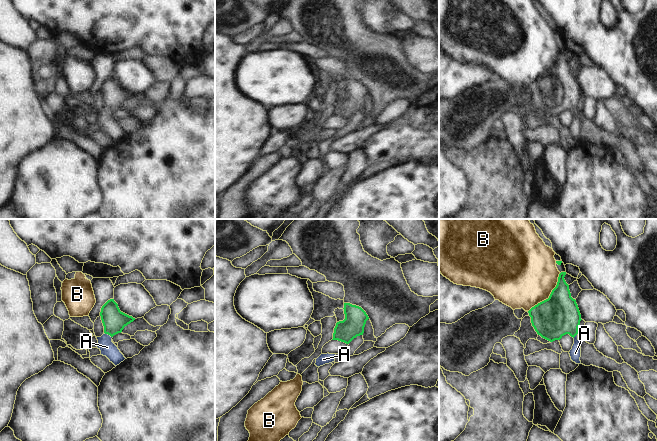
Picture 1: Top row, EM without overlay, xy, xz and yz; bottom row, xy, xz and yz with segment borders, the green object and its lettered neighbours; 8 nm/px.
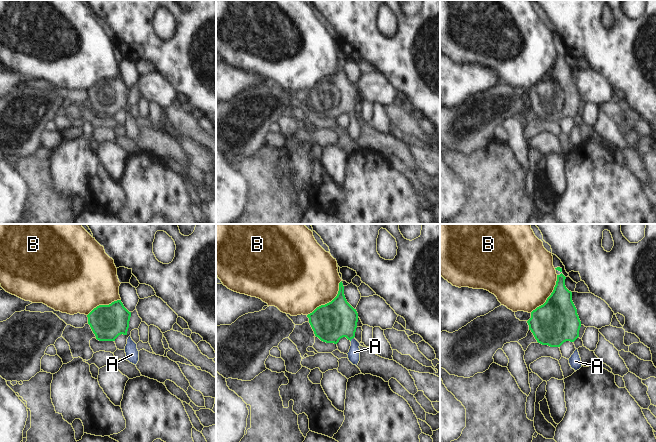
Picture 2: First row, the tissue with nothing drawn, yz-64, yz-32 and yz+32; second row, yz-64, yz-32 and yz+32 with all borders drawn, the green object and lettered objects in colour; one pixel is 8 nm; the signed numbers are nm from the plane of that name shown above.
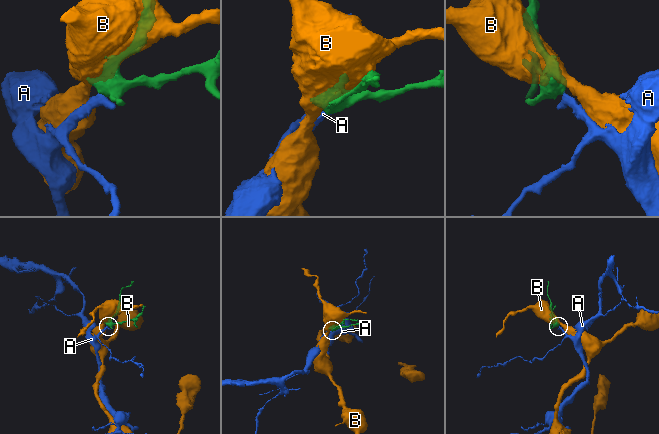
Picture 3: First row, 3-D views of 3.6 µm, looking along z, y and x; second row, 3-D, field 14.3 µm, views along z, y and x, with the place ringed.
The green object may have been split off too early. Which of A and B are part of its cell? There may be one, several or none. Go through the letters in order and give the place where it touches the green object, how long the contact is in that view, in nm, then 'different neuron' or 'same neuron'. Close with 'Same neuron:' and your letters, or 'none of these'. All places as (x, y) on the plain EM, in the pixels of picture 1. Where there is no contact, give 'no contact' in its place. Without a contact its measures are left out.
A: xy (108, 110) | 80 nm | same neuron
B: yz (550, 71) | 400 nm | different neuron
Same neuron: A

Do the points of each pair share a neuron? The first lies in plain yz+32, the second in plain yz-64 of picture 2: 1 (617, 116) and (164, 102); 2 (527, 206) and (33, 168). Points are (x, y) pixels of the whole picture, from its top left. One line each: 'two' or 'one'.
1: two
2: one

